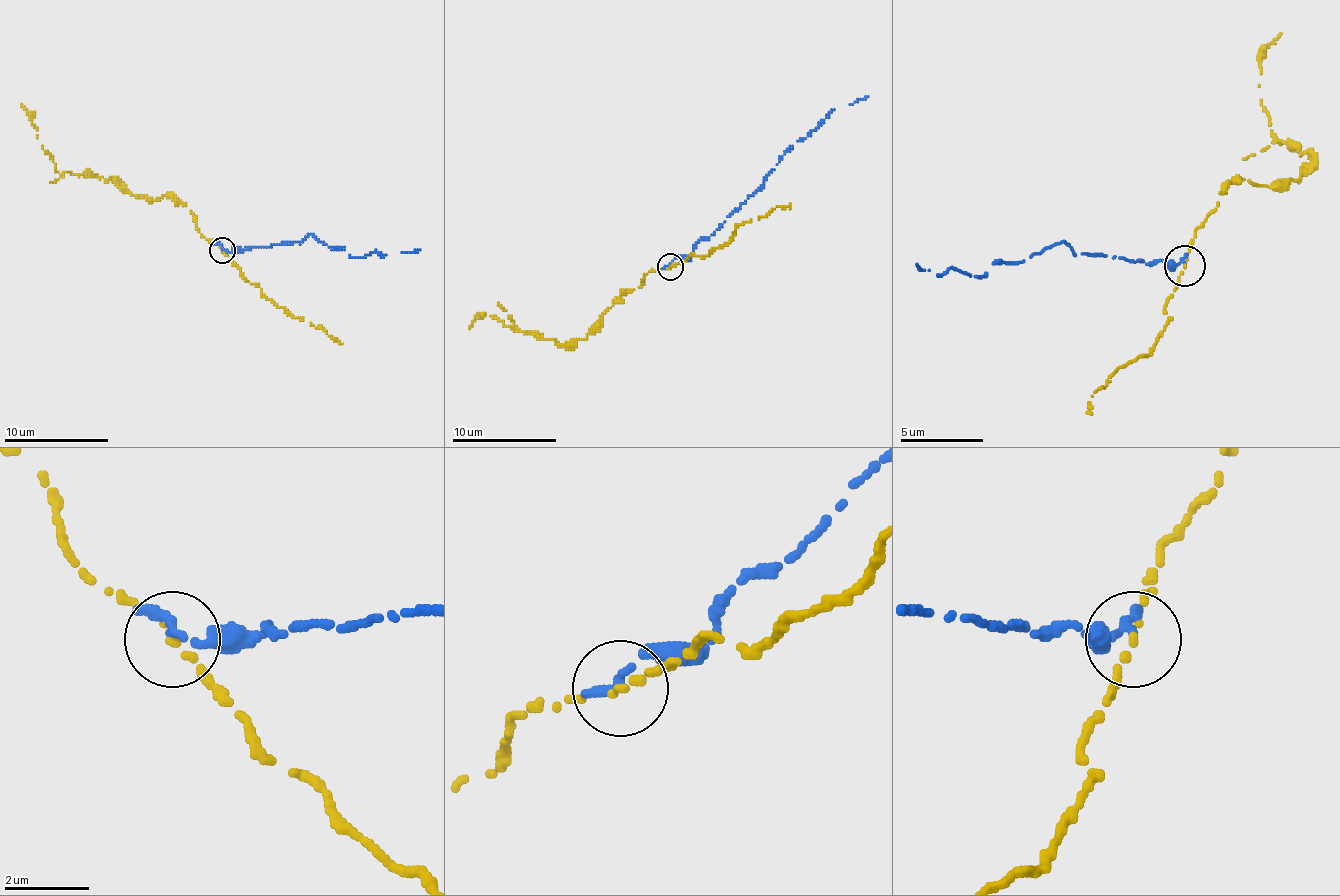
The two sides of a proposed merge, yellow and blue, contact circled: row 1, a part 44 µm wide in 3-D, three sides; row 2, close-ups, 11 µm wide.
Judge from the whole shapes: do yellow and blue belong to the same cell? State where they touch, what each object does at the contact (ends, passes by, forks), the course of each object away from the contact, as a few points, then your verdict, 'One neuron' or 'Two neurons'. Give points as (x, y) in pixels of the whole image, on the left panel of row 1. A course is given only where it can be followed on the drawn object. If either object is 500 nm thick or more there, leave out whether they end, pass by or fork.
Place: (222, 250). At the ring yellow passes by. At the ring blue ends. Course of yellow: (222, 250), (201, 234), (191, 210), (172, 197), (146, 200), (115, 182), (60, 174), (21, 104). Course of blue: (222, 250), (240, 252), (245, 247), (292, 244), (310, 234), (329, 247), (342, 247), (352, 257), (420, 250). Two neurons

